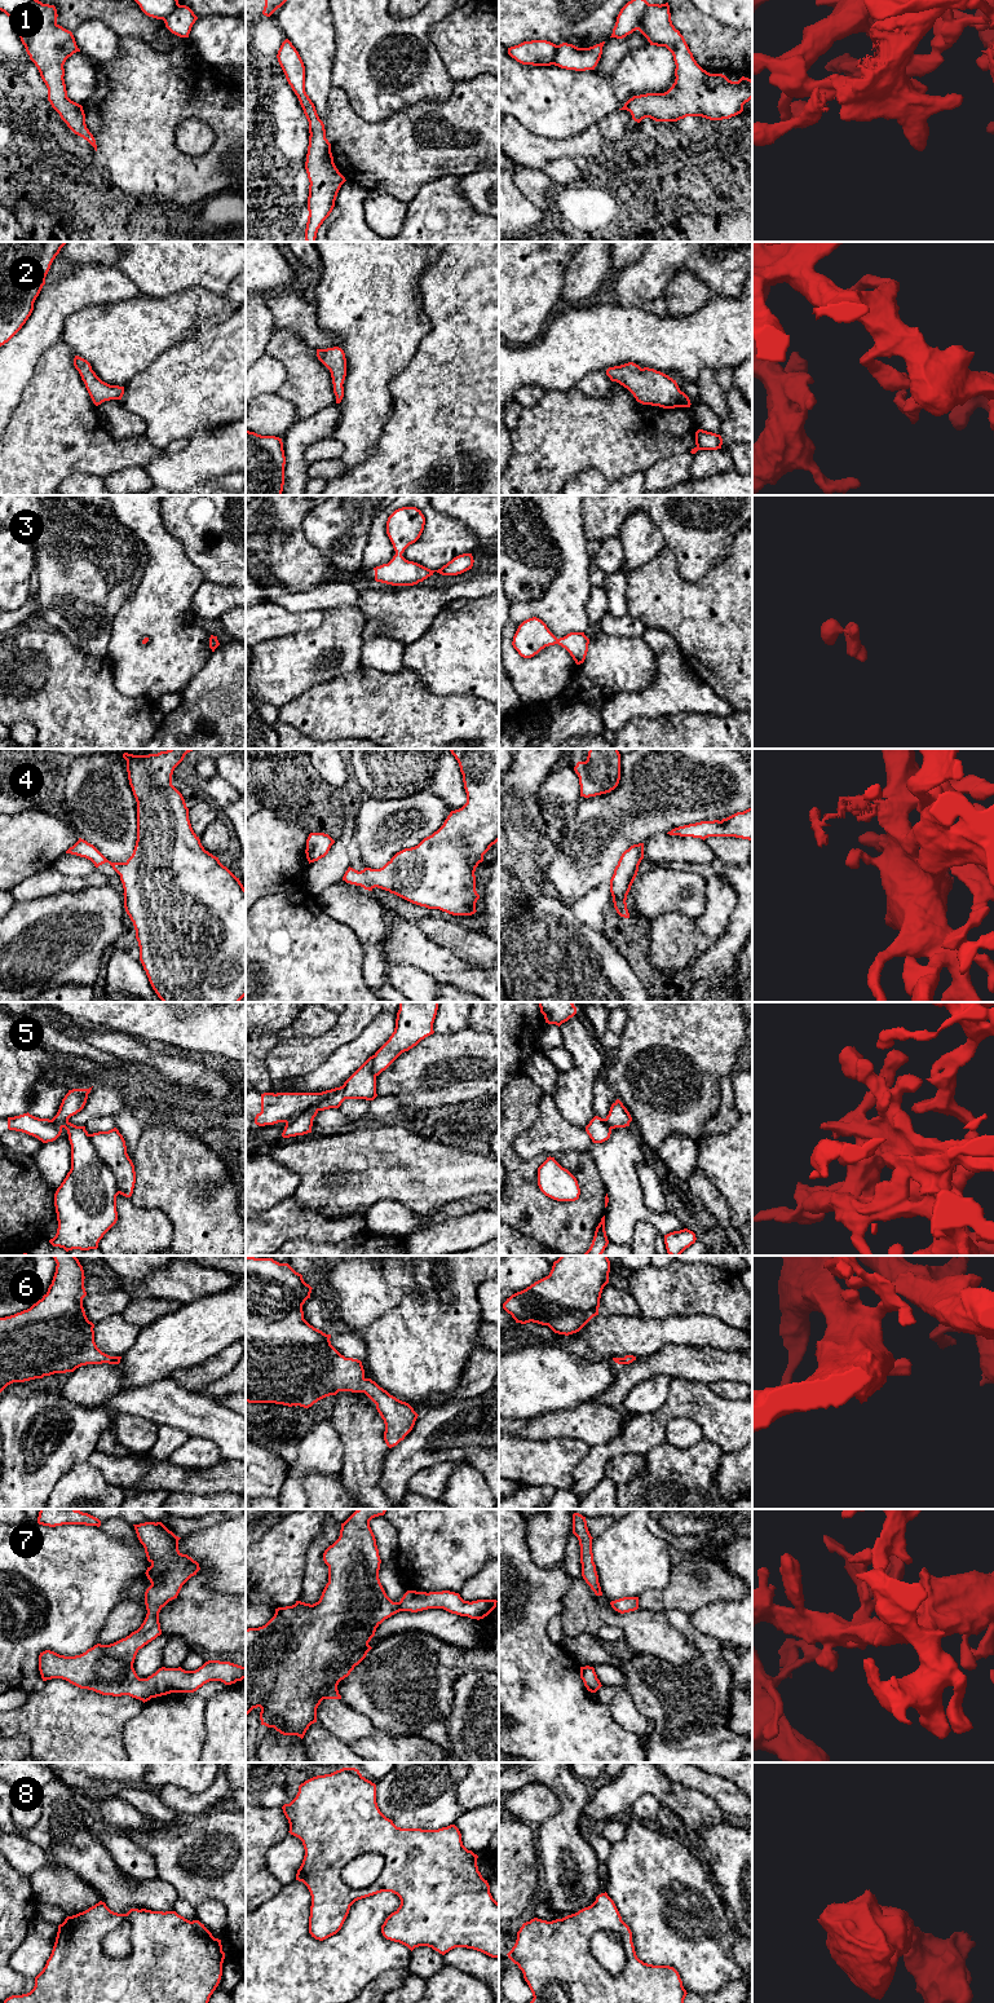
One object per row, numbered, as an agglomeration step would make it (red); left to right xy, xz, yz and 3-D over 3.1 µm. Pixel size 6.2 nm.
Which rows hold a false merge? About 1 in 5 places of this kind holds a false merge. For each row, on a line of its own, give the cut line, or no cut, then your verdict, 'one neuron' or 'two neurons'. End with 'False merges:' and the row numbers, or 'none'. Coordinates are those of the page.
1: no cut; one neuron
2: no cut; one neuron
3: no cut; one neuron
4: no cut; one neuron
5: no cut; one neuron
6: no cut; one neuron
7: no cut; one neuron
8: cut in yz along (599, 1929), (591, 1938), (591, 1953), (602, 1966), (617, 1975); two neurons
False merges: 8

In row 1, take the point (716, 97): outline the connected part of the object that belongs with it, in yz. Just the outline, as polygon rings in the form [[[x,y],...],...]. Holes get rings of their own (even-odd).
[[[631,0],[619,12],[610,37],[623,39],[639,30],[650,45],[666,47],[673,56],[676,65],[675,83],[664,93],[646,93],[633,96],[619,110],[631,112],[640,123],[645,118],[655,122],[677,122],[686,116],[702,116],[710,120],[723,120],[743,111],[743,105],[752,98],[752,80],[742,76],[738,81],[729,80],[723,74],[710,74],[693,57],[684,36],[671,21],[670,5],[649,4],[646,0]]]

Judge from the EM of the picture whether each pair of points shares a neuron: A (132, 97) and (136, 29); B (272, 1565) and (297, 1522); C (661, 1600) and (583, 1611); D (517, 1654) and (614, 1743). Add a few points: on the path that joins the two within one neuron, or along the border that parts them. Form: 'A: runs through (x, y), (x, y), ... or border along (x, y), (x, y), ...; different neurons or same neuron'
A: border along (120, 35), (131, 35), (157, 51), (164, 51); different neurons
B: runs through (281, 1554), (282, 1549), (295, 1536), (295, 1532); same neuron
C: border along (639, 1606), (662, 1613); different neurons
D: runs through (542, 1679), (590, 1726); same neuron

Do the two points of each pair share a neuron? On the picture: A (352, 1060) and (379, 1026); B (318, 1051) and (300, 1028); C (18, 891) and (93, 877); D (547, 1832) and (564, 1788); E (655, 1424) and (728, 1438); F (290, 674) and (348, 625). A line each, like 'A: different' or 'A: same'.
A: same
B: different
C: same
D: same
E: same
F: same

